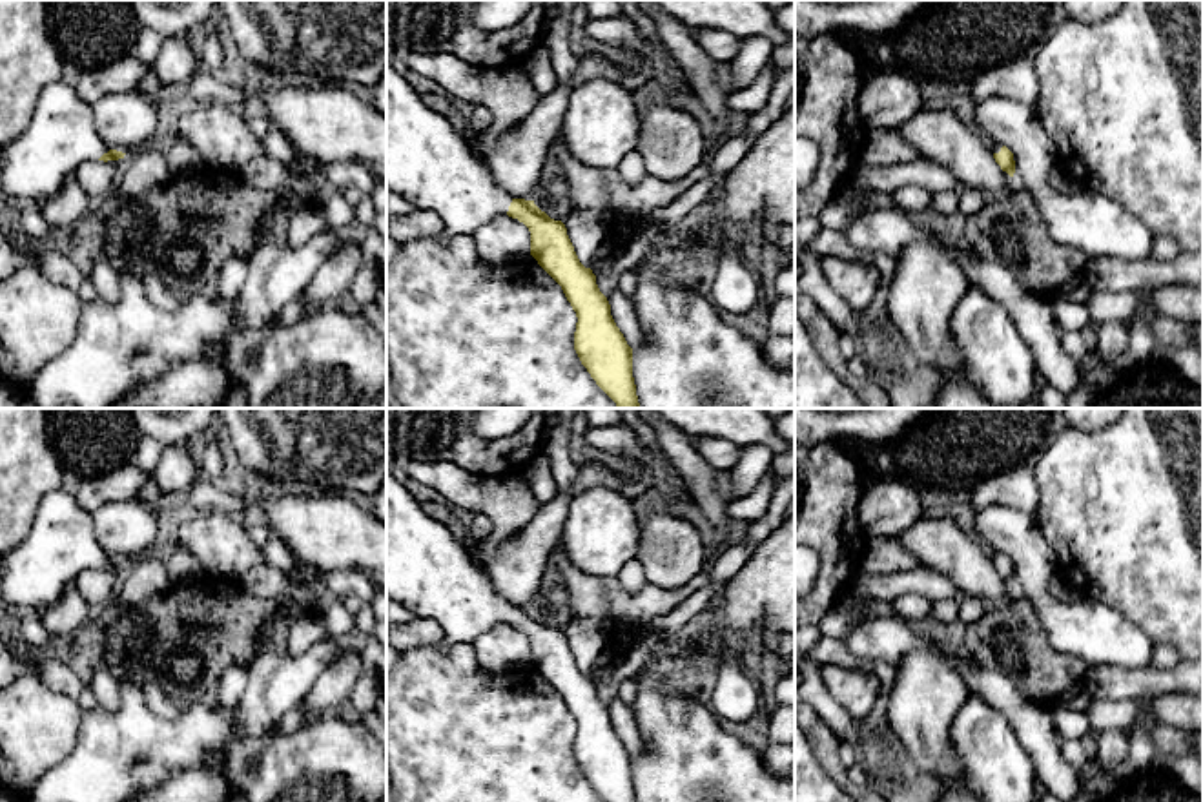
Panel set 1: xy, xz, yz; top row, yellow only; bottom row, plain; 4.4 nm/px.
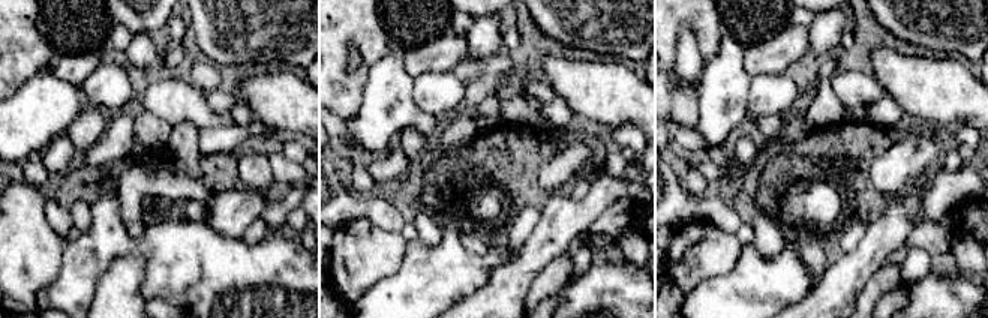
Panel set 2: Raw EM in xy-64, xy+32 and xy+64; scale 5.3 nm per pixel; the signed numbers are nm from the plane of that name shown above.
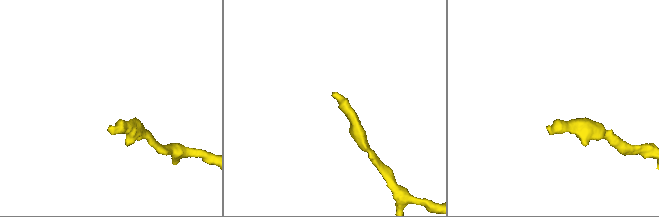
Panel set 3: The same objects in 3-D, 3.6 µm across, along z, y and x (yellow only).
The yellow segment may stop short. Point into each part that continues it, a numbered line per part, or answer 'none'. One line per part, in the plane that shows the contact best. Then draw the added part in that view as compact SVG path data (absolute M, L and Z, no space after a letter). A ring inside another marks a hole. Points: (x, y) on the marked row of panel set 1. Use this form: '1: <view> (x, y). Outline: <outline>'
1: xz (429, 163). Outline: M386 57L386 190L414 208L439 215L450 235L474 235L483 224L507 215L512 197L494 180L488 164L441 113L425 106Z

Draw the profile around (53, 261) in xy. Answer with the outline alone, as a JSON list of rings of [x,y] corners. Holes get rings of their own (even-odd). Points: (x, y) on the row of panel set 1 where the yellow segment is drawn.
[[[57,241],[46,242],[38,255],[40,272],[55,284],[78,292],[87,277],[67,257],[64,246]]]

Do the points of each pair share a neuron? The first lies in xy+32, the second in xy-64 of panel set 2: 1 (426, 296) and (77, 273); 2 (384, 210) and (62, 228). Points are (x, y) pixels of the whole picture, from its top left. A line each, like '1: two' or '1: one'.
1: one
2: one

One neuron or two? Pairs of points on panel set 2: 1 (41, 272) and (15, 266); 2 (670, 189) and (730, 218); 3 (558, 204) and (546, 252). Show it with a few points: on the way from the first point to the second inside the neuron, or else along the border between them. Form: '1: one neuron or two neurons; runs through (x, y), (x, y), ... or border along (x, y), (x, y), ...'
1: one neuron; runs through (35, 266), (32, 263), (21, 264)
2: one neuron; runs through (685, 204), (690, 209), (715, 209)
3: one neuron; runs through (558, 216), (558, 227), (547, 240)

